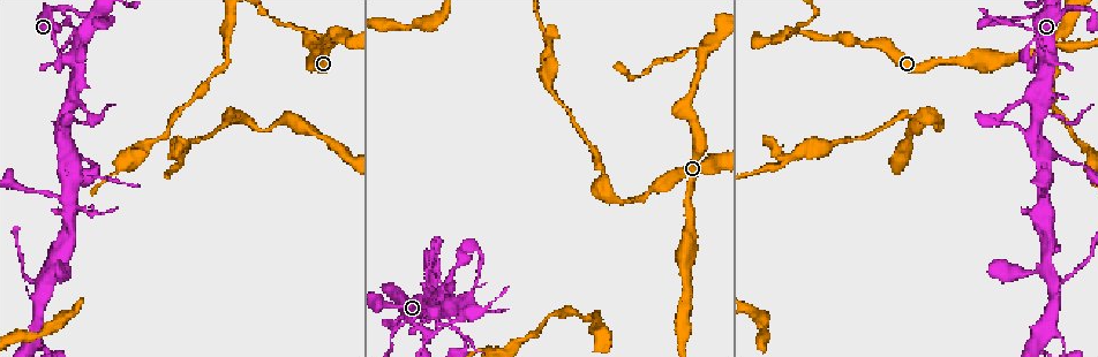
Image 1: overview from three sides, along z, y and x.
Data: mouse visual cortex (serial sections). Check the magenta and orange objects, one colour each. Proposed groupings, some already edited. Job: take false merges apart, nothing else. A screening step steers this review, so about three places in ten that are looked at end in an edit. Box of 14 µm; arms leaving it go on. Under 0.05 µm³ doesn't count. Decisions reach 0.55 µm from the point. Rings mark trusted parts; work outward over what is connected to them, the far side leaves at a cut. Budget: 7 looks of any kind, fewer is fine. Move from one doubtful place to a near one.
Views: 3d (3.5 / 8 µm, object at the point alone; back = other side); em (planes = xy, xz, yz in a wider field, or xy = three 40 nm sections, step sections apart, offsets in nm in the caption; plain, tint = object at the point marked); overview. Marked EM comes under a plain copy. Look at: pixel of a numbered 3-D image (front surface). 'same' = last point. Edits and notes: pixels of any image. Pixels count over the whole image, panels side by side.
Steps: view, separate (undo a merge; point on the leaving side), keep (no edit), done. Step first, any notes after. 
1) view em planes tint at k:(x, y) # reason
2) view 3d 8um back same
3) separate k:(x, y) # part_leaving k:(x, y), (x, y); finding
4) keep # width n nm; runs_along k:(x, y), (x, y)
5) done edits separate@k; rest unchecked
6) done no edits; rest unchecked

view em xy step 3 tint at 1:(97, 15) # four-way junction

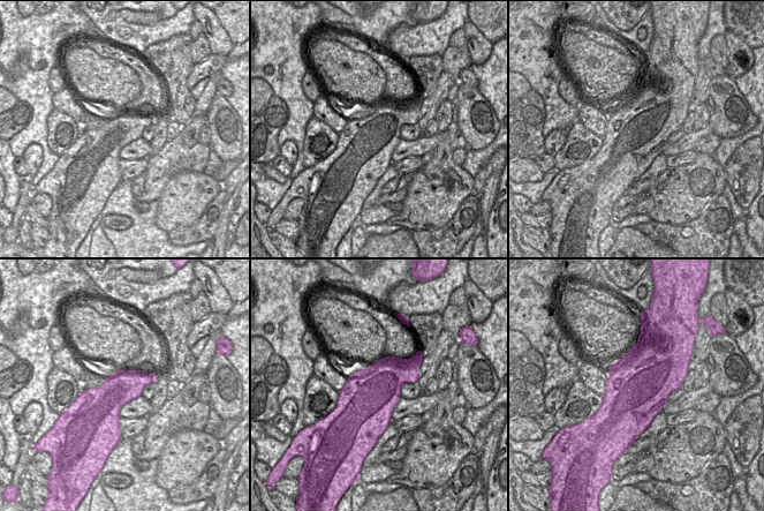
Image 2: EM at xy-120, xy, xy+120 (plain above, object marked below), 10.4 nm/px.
view 3d 3.5um back same

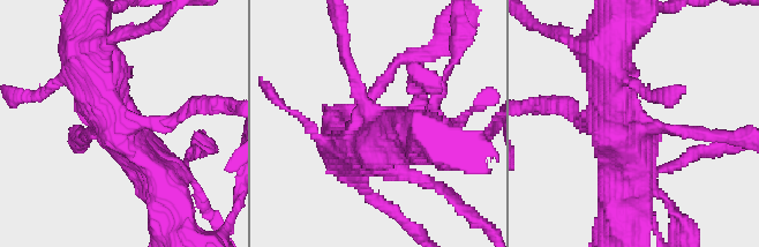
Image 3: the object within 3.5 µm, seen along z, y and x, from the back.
keep # arms 4; arm_widths 150, 150, 500, 600 nm; runs_along 3:(166, 197), (103, 110), (92, 74); continuous, no second cell

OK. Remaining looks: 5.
view 3d 3.5um at 1:(62, 133) # abrupt turn

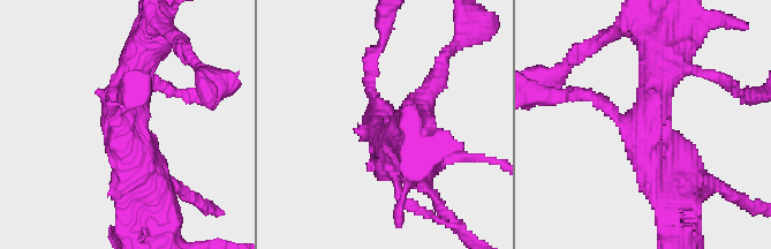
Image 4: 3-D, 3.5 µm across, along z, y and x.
view em xy step 3 tint at 4:(379, 116)

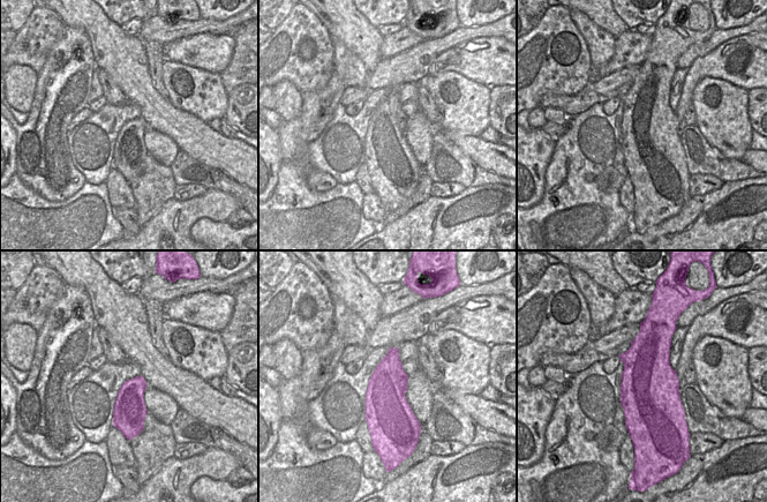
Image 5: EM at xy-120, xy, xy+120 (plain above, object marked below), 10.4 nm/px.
keep # width 440 nm; runs_along 4:(662, 53), (637, 134), (670, 183); one cell here

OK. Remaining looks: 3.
view em xy step 2 tint at 1:(68, 195) # four or more arms meet

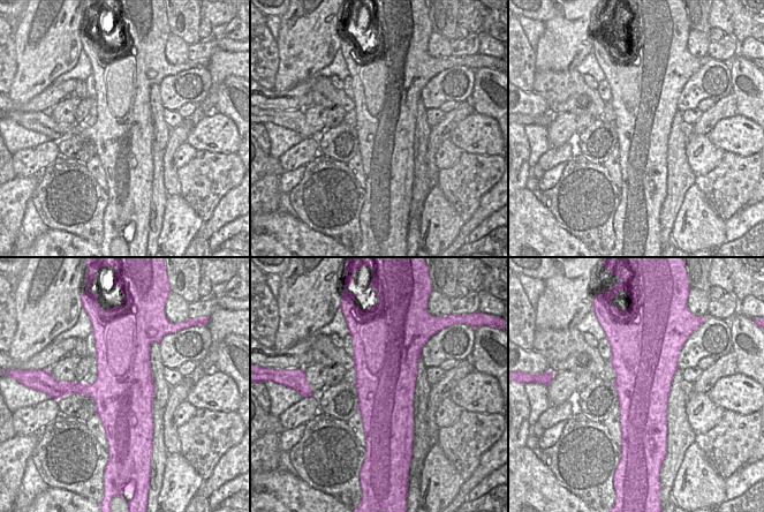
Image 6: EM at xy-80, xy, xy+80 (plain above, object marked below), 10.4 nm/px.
view 3d 3.5um back same

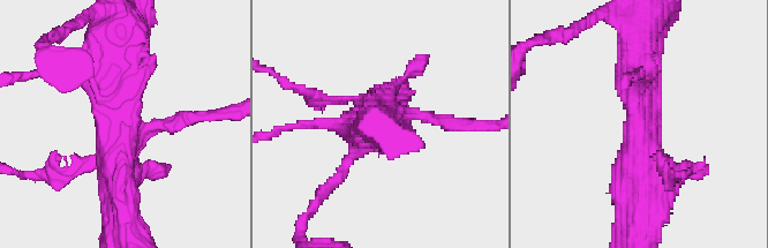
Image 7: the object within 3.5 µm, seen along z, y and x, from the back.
keep # width 650 nm; runs_along 7:(106, 54), (123, 203); all the same cell

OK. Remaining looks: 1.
done no edits; rest unchecked

